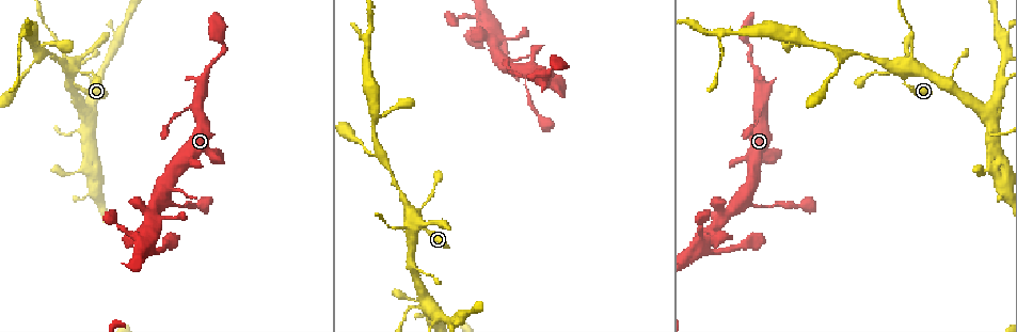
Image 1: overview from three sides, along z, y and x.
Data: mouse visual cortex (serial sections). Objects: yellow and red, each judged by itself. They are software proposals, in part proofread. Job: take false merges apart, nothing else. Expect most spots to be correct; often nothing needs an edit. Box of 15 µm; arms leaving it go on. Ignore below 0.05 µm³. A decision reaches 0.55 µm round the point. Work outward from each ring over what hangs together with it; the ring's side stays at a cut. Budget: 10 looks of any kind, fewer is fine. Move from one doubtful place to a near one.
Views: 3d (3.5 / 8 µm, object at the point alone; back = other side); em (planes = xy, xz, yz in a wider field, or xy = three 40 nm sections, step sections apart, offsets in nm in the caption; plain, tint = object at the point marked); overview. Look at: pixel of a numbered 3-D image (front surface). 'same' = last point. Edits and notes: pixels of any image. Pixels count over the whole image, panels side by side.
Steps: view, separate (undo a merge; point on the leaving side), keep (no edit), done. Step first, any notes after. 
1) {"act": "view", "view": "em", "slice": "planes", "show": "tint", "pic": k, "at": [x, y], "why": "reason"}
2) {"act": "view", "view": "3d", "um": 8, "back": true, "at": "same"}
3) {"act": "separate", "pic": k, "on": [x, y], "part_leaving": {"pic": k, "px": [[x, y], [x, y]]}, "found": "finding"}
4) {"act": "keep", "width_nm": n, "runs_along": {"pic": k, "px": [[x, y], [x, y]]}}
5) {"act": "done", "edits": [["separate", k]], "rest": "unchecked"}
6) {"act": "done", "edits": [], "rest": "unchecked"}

{"act": "view", "view": "3d", "um": 8, "pic": 1, "at": [63, 53], "why": "sudden change in width"}

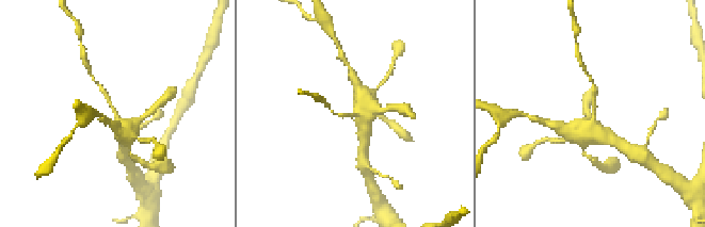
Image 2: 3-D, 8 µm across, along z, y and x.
{"act": "view", "view": "3d", "um": 3.5, "back": true, "pic": 2, "at": [354, 113], "why": "closer look"}

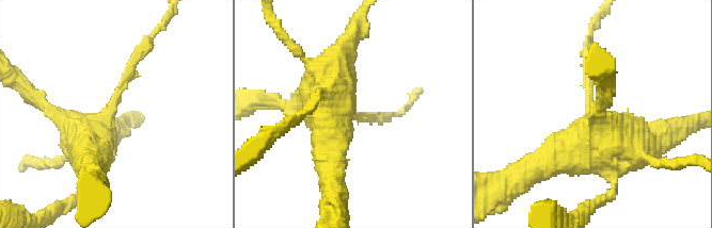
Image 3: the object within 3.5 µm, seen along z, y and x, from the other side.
{"act": "view", "view": "em", "slice": "xy", "step": 2, "show": "tint", "pic": 3, "at": [588, 101], "arm_widths_nm": [150, 600], "why": "shape alone is not enough"}

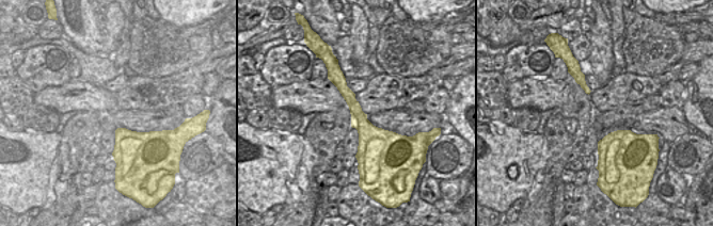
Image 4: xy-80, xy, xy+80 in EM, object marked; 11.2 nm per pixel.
{"act": "separate", "pic": 3, "on": [135, 61], "border": {"pic": 4, "px": [[355, 100], [348, 105]]}, "found": "a second cell is stuck on"}

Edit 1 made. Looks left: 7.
{"act": "view", "view": "3d", "um": 3.5, "back": true, "pic": 1, "at": [1002, 80], "why": "sudden change in width"}

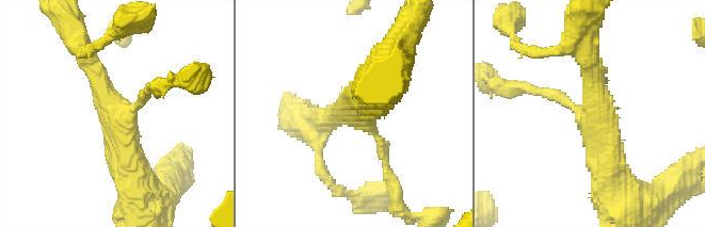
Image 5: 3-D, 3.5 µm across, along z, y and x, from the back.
{"act": "view", "view": "em", "slice": "xy", "step": 5, "show": "tint", "pic": 5, "at": [116, 115], "arms": 3, "arm_widths_nm": [150, 300, 500]}

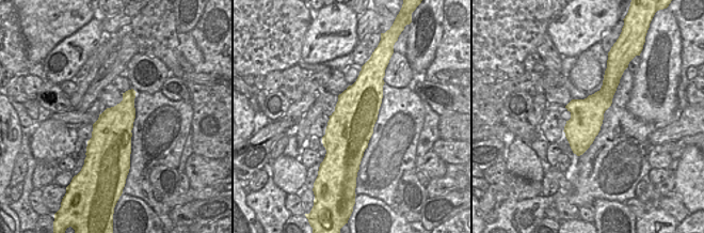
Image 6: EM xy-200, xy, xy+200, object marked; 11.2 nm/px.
{"act": "keep", "found": "one cell here"}

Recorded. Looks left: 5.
{"act": "view", "view": "3d", "um": 3.5, "pic": 1, "at": [82, 129], "why": "arms part here"}

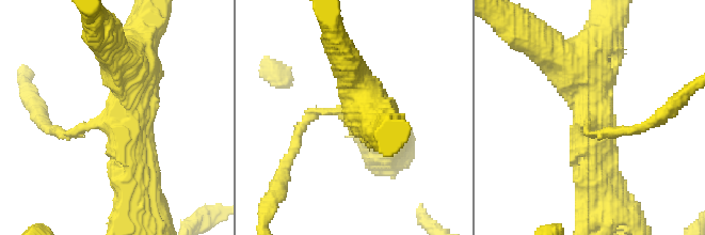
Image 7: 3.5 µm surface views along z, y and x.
{"act": "view", "view": "em", "slice": "planes", "show": "tint", "pic": 7, "at": [114, 119], "arms": 3, "arm_widths_nm": [150, 500, 500], "why": "now the EM"}

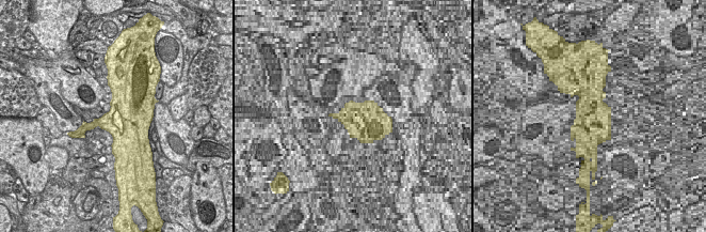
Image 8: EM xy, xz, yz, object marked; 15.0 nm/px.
{"act": "view", "view": "em", "slice": "xy", "step": 1, "show": "tint", "at": "same"}

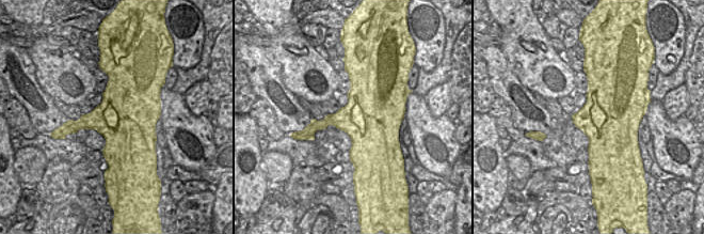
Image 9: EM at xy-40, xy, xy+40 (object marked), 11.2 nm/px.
{"act": "keep", "runs_along": {"pic": 7, "px": [[569, 58], [593, 94], [604, 186]]}, "found": "all the same cell"}

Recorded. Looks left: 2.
{"act": "view", "view": "em", "slice": "xy", "step": 1, "show": "tint", "pic": 1, "at": [757, 205], "why": "calibre changes"}

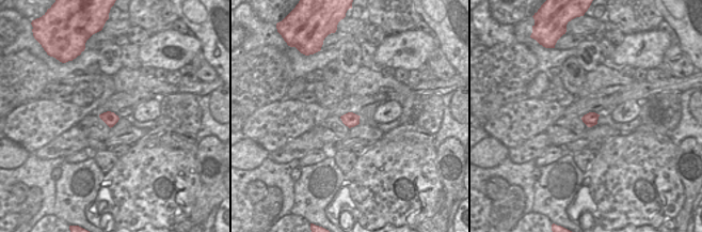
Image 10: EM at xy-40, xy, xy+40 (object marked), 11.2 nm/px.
{"act": "view", "view": "3d", "um": 3.5, "at": "same", "why": "see where the arms go"}

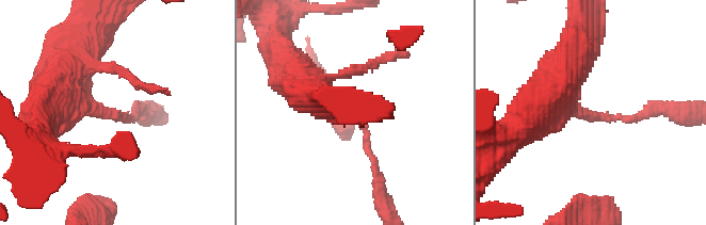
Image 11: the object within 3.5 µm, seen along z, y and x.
{"act": "separate", "pic": 11, "on": [610, 117], "arm_widths_nm": [150, 400], "part_leaving": {"pic": 11, "px": [[582, 112], [640, 118], [670, 109]]}, "found": "two cells meet here"}

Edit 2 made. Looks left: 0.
{"act": "done", "edits": [["separate", 3], ["separate", 11]], "rest": "unchecked"}

